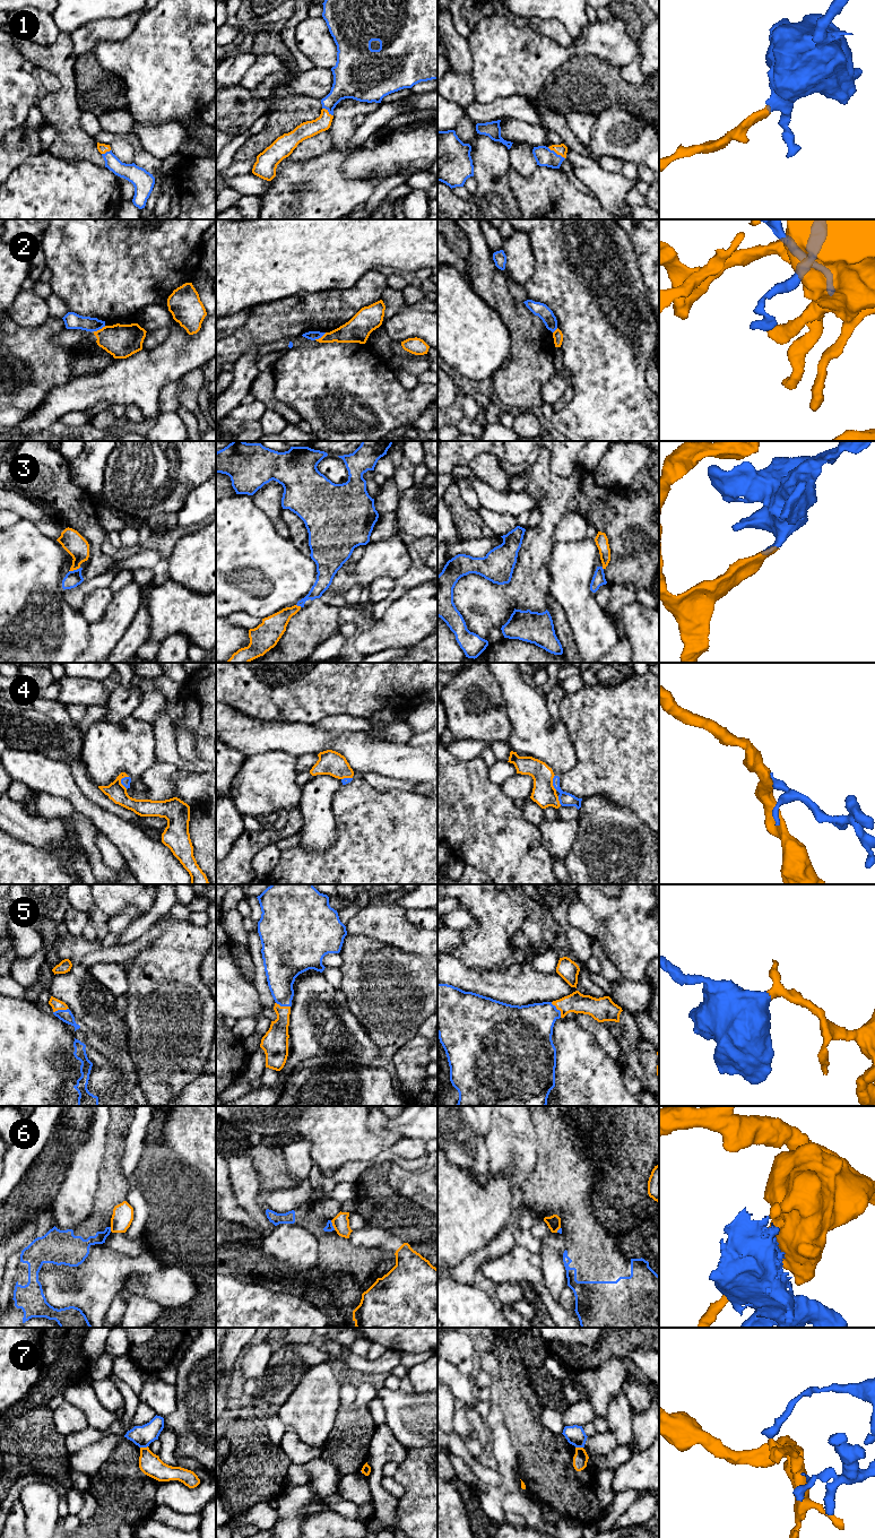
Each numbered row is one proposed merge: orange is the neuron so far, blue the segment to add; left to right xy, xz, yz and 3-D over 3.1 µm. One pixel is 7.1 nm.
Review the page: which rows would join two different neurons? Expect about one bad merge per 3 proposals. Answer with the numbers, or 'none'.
2, 4, 6, 7

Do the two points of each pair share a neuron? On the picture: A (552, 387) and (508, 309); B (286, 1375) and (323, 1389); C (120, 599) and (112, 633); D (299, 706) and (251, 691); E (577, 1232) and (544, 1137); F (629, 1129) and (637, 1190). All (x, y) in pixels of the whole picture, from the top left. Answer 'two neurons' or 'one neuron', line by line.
A: two neurons
B: two neurons
C: one neuron
D: one neuron
E: one neuron
F: one neuron

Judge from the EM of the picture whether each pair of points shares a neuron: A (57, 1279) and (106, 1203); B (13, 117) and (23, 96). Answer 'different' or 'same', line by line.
A: different
B: same

